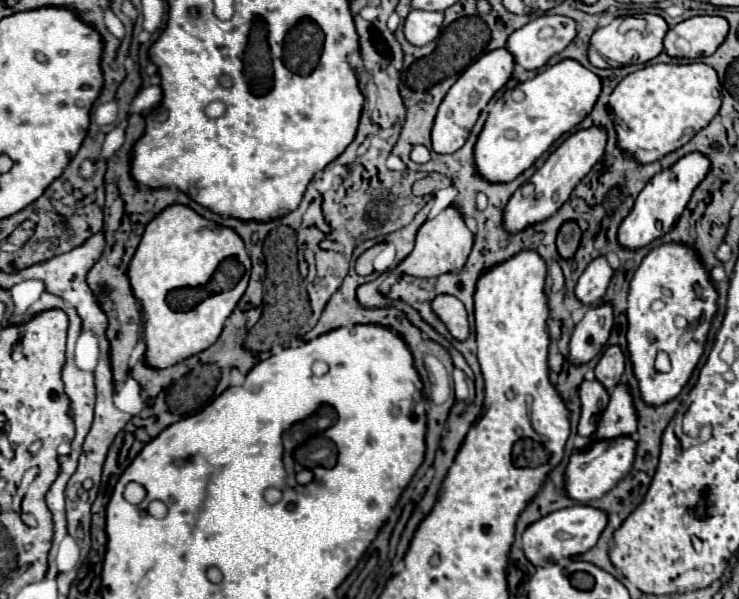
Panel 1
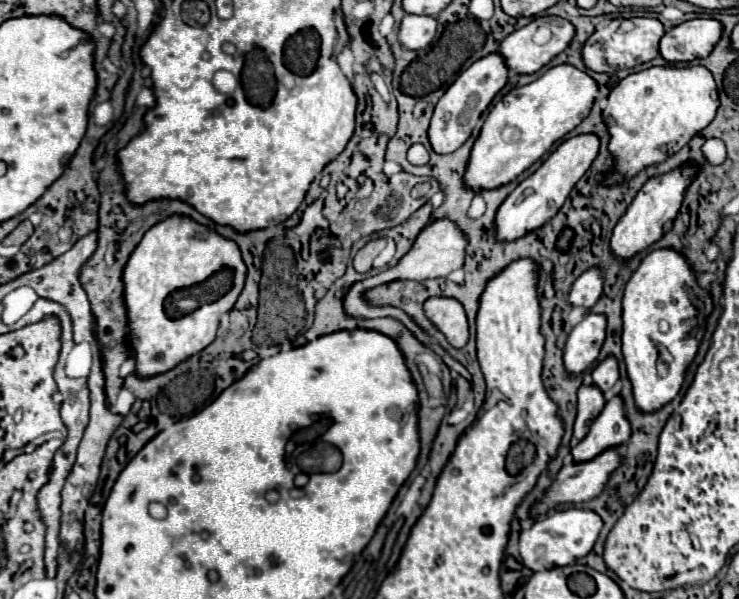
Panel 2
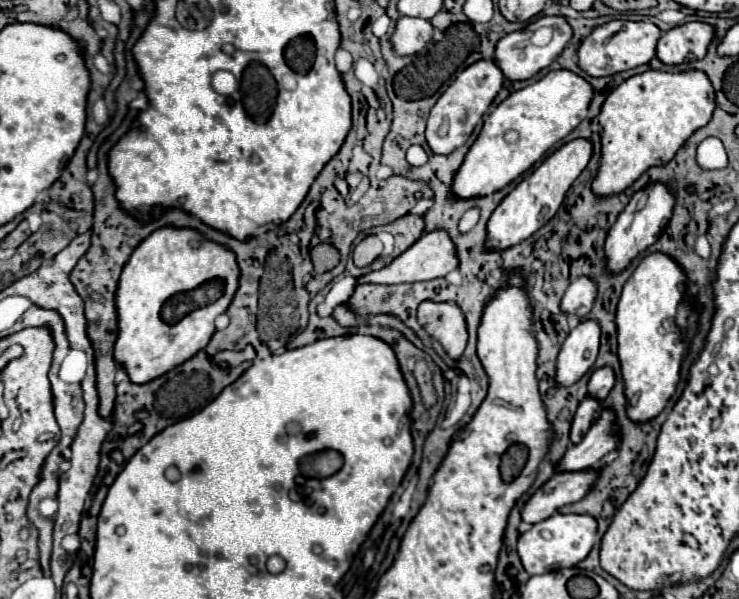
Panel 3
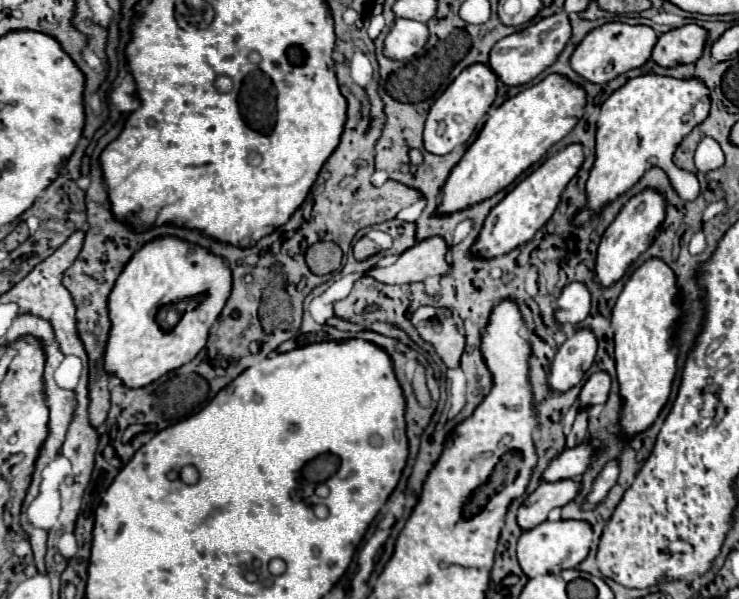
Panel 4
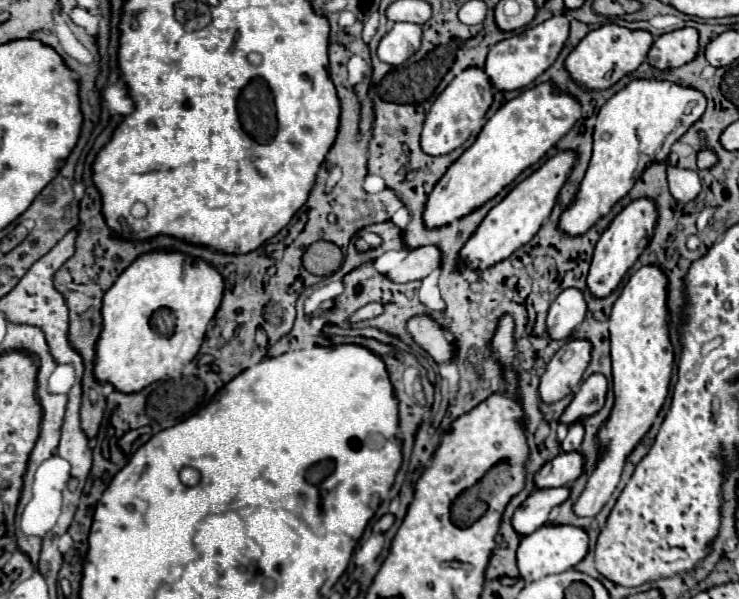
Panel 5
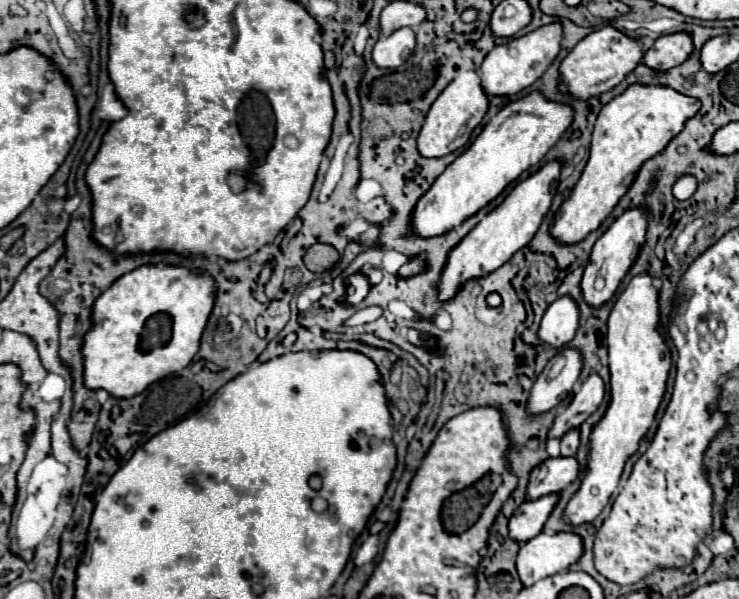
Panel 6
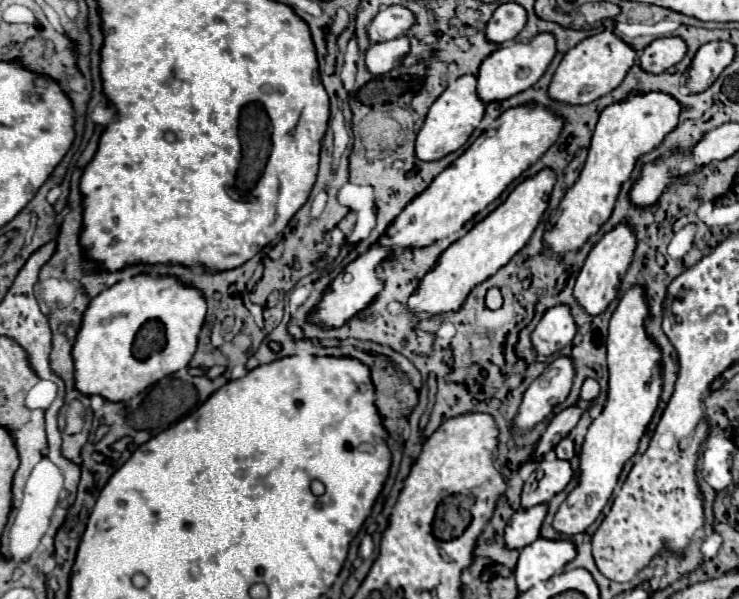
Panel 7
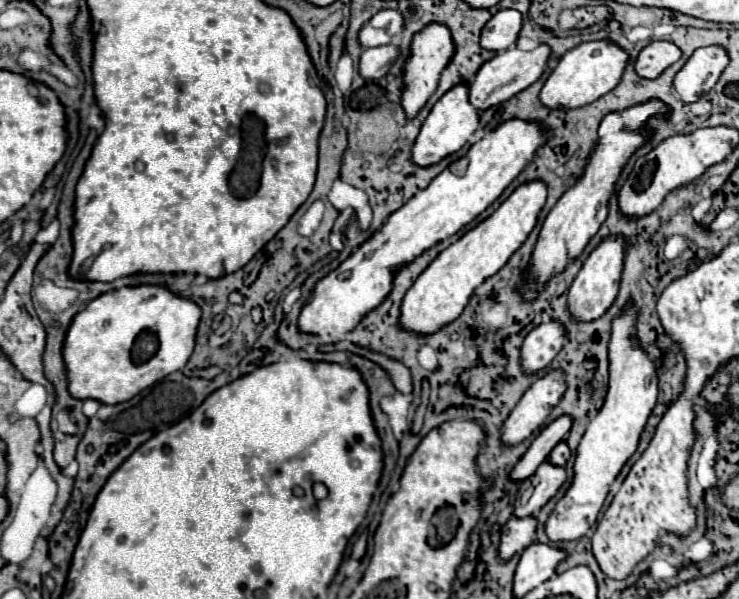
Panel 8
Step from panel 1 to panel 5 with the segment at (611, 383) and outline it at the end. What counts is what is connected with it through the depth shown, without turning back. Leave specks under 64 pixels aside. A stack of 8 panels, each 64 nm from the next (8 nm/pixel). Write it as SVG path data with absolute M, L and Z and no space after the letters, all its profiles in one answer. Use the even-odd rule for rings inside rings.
M592 374L588 380L580 384L578 392L574 394L570 406L562 416L562 422L572 424L598 412L604 406L606 392L608 392L608 380L604 378L604 374Z

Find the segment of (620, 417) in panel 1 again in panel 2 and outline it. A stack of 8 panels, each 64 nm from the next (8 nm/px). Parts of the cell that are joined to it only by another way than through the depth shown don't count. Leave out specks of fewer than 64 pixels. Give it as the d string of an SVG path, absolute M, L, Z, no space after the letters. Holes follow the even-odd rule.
M614 396L606 402L600 416L594 420L588 436L572 448L574 460L590 460L604 448L626 444L632 436L632 424L624 410L622 396Z

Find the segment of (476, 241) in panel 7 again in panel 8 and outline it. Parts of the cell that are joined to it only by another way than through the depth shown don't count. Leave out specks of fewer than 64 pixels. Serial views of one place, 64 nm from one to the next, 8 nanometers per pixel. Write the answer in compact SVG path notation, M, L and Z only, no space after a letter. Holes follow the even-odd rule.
M542 180L520 184L494 214L490 214L476 228L472 228L460 240L456 240L444 252L440 252L434 258L434 262L418 276L414 286L406 292L400 310L400 324L418 334L432 334L440 330L444 324L456 320L464 310L474 288L480 286L486 278L494 276L524 244L528 234L536 226L546 196L548 186Z

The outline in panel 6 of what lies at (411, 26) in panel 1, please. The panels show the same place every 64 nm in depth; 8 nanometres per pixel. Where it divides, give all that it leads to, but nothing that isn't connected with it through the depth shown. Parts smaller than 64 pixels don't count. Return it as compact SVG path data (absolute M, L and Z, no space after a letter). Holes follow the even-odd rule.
M408 26L394 30L390 36L380 36L372 50L372 60L380 68L396 70L416 50L416 32Z

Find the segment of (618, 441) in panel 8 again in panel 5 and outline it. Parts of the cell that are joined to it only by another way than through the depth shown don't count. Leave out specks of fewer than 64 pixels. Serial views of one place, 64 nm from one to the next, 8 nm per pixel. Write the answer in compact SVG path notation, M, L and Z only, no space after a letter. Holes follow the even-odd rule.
M656 264L642 266L630 276L622 288L620 298L612 306L610 322L610 348L612 348L612 374L616 404L608 424L600 430L600 444L604 448L602 460L596 464L586 490L574 502L578 516L596 516L612 496L620 482L626 456L634 450L638 440L654 424L670 386L674 368L674 348L668 334L668 276Z

